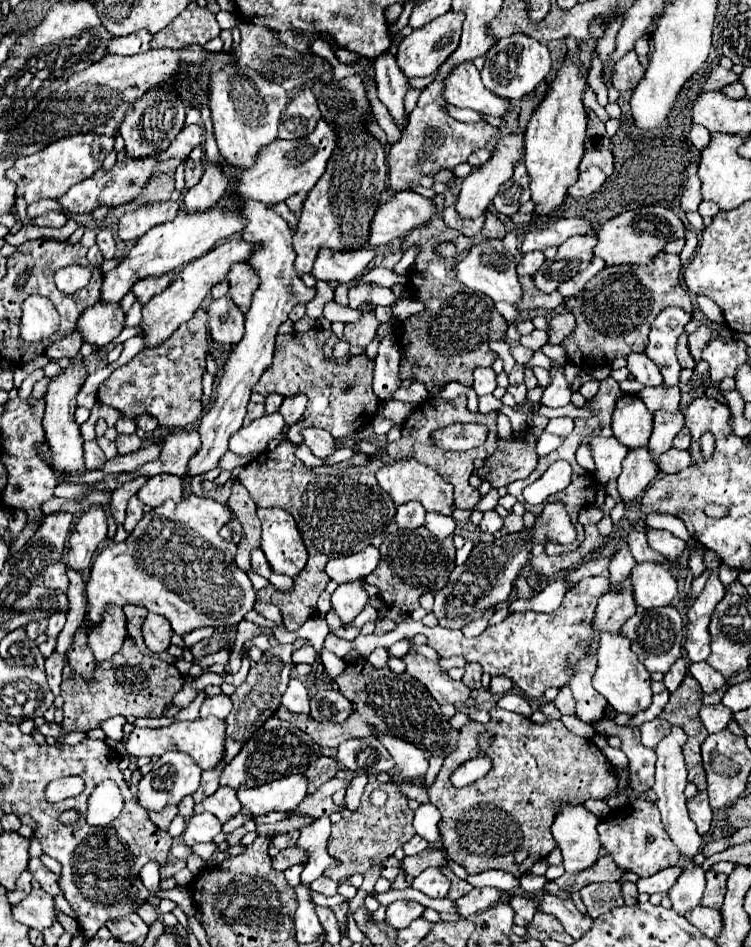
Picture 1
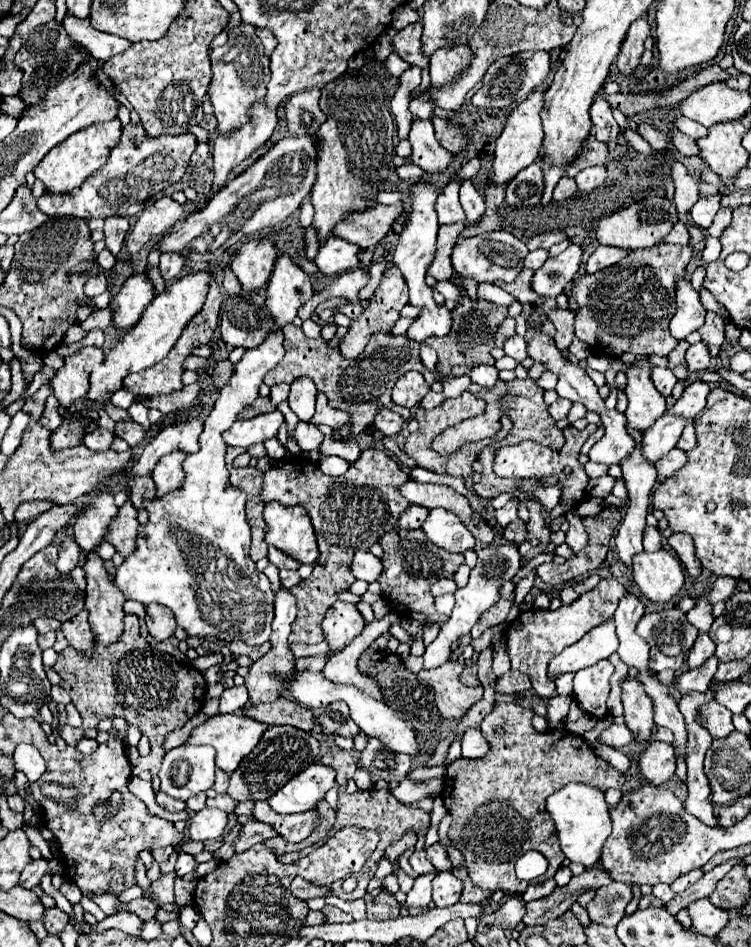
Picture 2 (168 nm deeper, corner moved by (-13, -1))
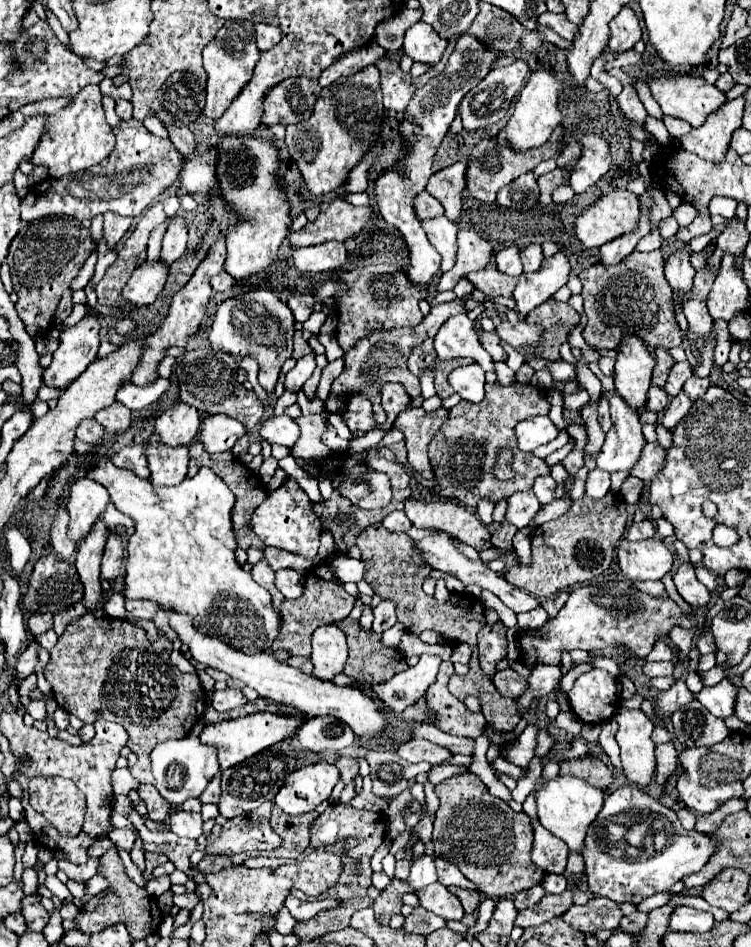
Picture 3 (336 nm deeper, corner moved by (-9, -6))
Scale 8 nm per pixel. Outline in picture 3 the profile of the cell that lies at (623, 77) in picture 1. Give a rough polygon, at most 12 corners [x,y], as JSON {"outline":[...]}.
{"outline":[[624,6],[610,22],[608,48],[620,54],[640,38],[638,18]]}

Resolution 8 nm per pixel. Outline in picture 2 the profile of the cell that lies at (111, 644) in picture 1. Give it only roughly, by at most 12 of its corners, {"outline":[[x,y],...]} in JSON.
{"outline":[[98,553],[84,563],[86,609],[100,645],[124,633],[126,597]]}

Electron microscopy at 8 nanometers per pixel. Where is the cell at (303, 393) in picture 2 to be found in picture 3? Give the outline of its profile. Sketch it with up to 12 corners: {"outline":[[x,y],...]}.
{"outline":[[306,354],[286,376],[288,390],[298,392],[312,376],[314,354]]}

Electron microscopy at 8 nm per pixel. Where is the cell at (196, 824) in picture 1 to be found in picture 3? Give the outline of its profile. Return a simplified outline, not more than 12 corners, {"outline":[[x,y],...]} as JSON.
{"outline":[[176,810],[168,828],[176,836],[202,836],[202,816]]}

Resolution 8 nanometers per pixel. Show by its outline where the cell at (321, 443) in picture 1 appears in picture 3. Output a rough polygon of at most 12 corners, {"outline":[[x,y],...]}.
{"outline":[[286,414],[262,420],[258,434],[270,444],[292,446],[300,428]]}

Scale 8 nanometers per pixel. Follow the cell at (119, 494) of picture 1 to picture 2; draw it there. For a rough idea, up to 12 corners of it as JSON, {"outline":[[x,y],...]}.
{"outline":[[132,501],[120,507],[106,541],[122,557],[136,549],[140,527]]}

